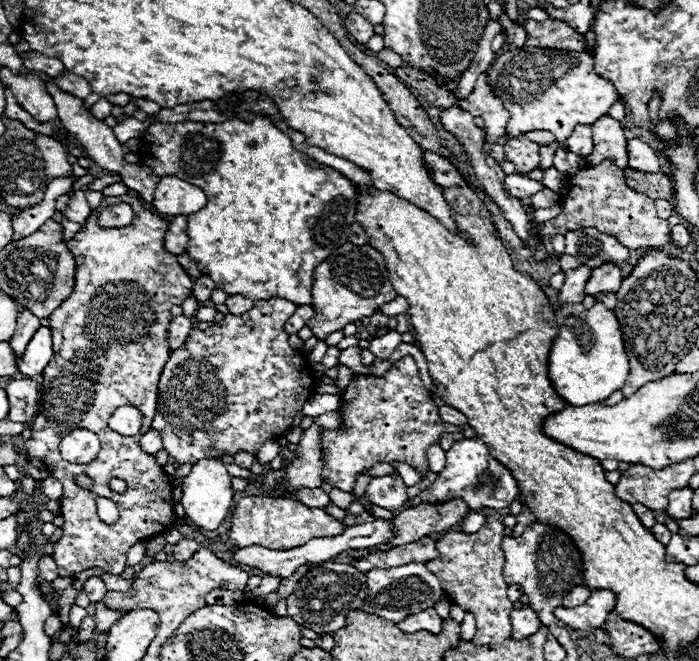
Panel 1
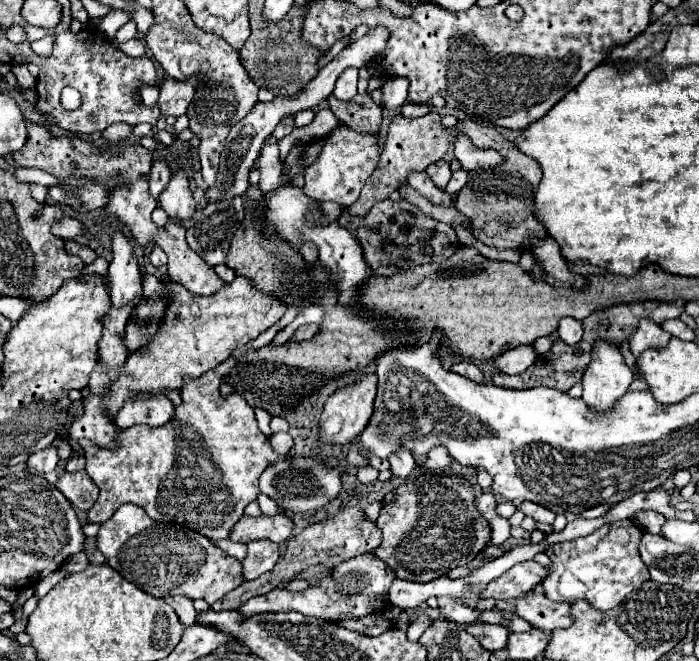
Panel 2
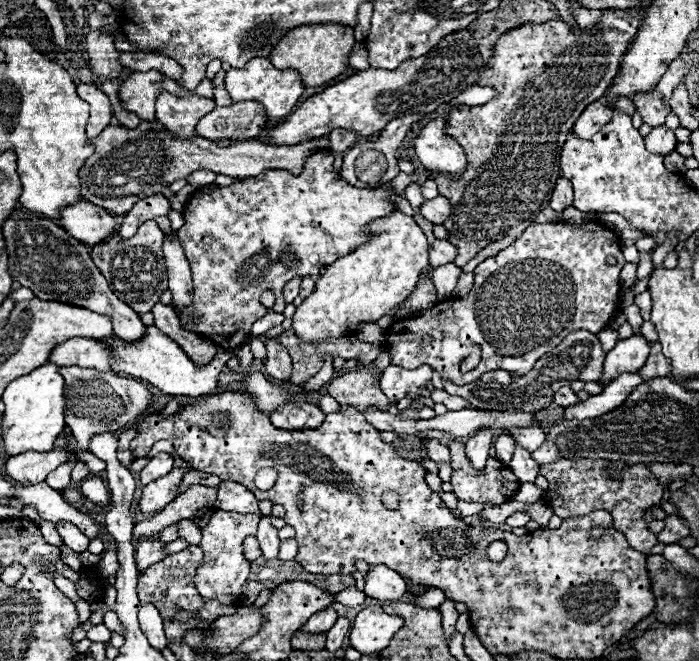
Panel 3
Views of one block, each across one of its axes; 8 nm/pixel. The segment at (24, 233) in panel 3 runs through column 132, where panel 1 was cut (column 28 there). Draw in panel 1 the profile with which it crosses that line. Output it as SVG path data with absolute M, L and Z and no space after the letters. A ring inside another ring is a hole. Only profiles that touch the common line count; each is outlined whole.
M22 310L20 316L18 316L18 326L16 326L16 332L14 336L10 338L10 346L14 350L14 356L20 360L32 334L36 332L36 328L40 328L40 318L36 318L34 314L30 314L30 310Z

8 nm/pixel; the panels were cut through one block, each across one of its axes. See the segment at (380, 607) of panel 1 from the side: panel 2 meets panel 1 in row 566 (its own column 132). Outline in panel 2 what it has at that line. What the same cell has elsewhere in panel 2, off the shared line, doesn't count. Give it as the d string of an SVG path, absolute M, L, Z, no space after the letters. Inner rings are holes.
M144 394L132 396L124 402L124 406L114 416L114 426L118 430L132 428L136 424L148 424L148 426L160 426L168 420L172 420L174 406L172 402L162 394Z

